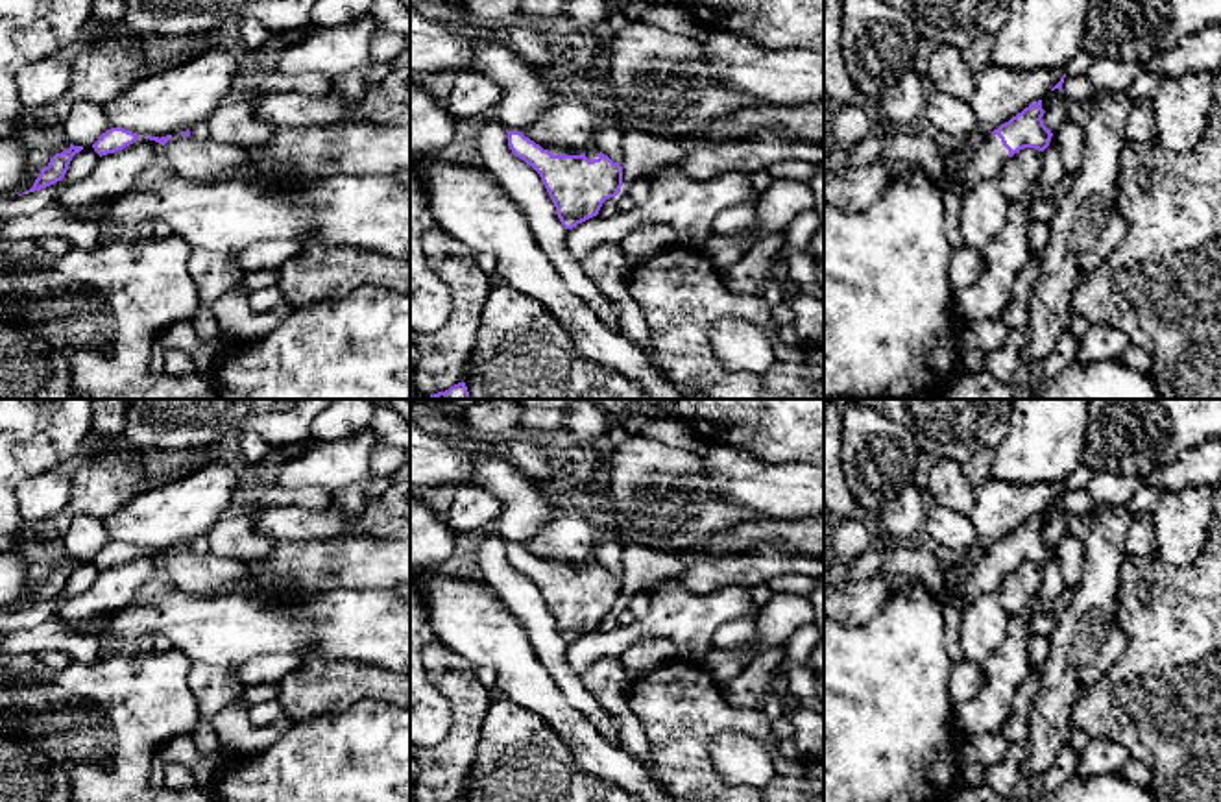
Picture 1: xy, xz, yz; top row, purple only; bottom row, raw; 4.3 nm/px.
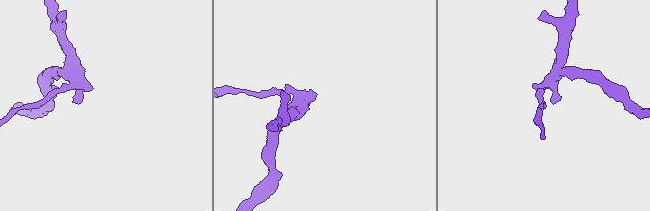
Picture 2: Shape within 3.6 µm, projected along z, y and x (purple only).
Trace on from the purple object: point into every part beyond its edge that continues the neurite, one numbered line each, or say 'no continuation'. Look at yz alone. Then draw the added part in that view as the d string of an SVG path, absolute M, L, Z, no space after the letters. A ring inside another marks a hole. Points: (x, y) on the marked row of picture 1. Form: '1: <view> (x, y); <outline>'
1: yz (961, 174); M988 135L988 139L985 140L983 146L979 146L977 150L973 150L973 153L970 157L961 157L959 153L955 153L953 150L949 150L944 140L940 139L940 155L942 155L942 164L944 164L944 176L946 176L946 181L944 181L944 187L937 187L940 192L944 188L949 188L953 190L955 194L959 194L961 198L973 187L977 185L979 181L985 181L985 179L992 179L992 177L999 177L999 172L1005 164L1005 161L1009 159L1009 150L1003 146L1001 139L997 135Z

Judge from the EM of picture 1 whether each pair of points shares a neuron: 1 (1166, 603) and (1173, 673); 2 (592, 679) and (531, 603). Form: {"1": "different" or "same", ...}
{"1": "same", "2": "different"}

